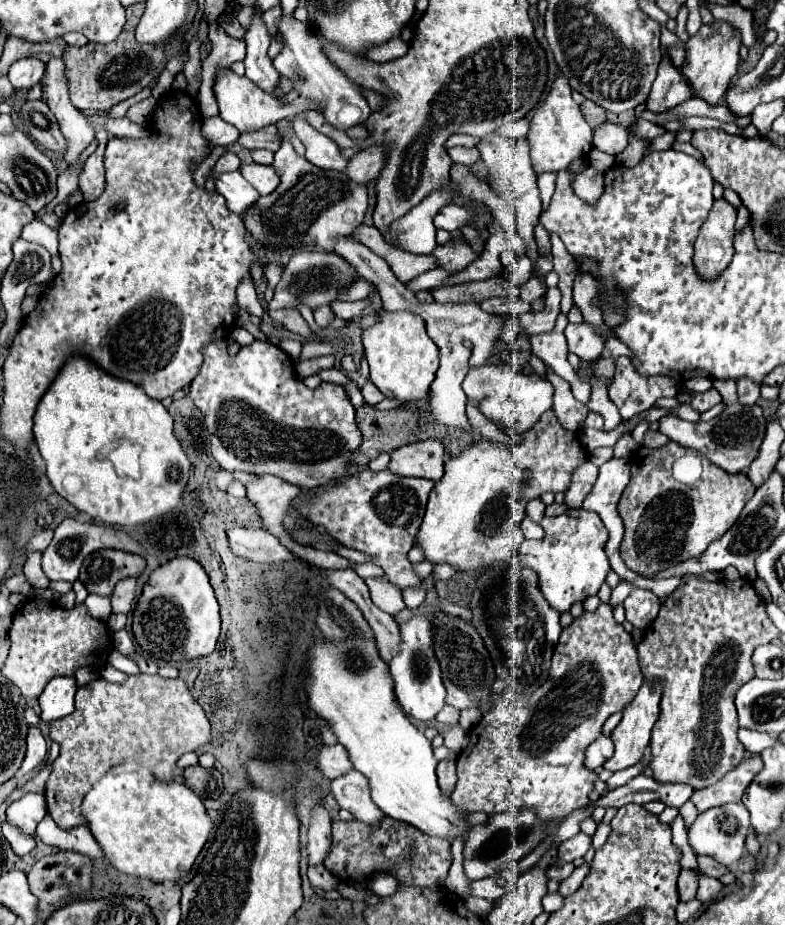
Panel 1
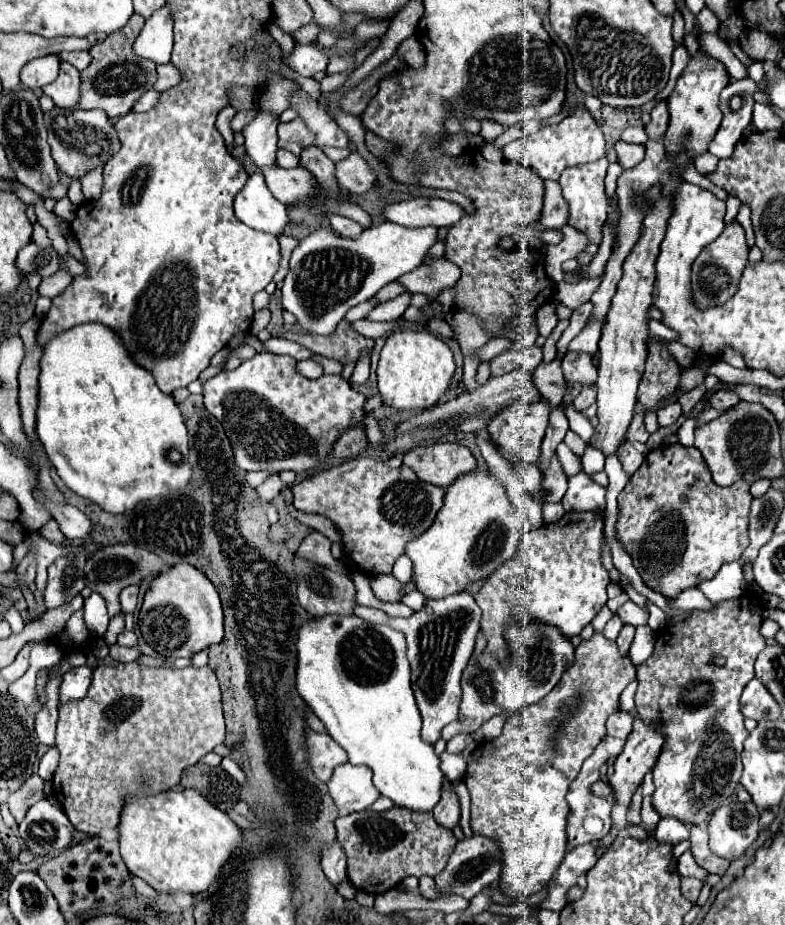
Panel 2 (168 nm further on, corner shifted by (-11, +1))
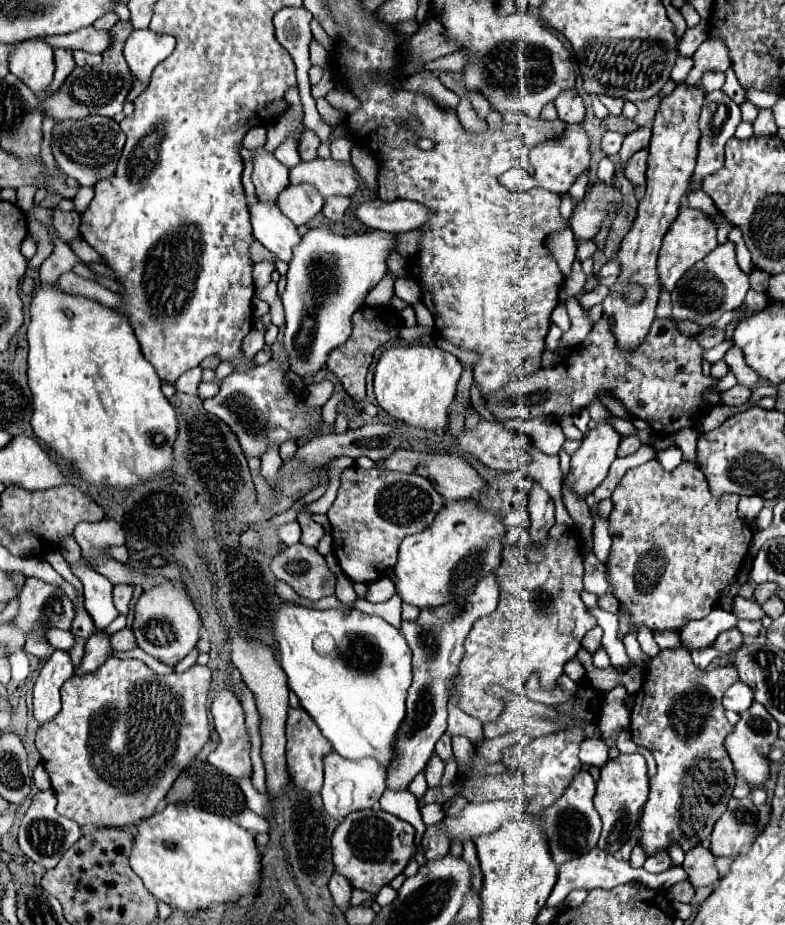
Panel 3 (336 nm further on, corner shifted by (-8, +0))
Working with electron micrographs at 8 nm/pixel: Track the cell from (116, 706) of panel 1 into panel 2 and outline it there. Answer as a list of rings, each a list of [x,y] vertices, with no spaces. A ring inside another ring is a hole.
[[[119,663],[117,667],[109,667],[109,665],[99,665],[93,671],[93,681],[91,687],[87,691],[87,697],[81,699],[79,703],[67,703],[59,709],[59,721],[57,721],[57,739],[55,739],[55,747],[61,753],[59,759],[59,767],[53,775],[53,795],[55,799],[61,803],[65,815],[69,817],[69,821],[73,823],[73,827],[77,831],[89,833],[89,835],[99,835],[101,829],[105,827],[117,827],[119,825],[119,813],[121,813],[121,805],[125,801],[127,795],[137,793],[137,787],[141,785],[141,781],[145,781],[145,787],[153,793],[159,791],[167,791],[179,785],[181,773],[199,763],[199,759],[203,755],[207,755],[209,751],[213,751],[215,745],[225,741],[225,719],[223,719],[223,709],[221,709],[221,691],[219,691],[219,681],[215,677],[215,673],[209,667],[185,667],[185,669],[151,669],[151,667],[139,667],[137,663]]]

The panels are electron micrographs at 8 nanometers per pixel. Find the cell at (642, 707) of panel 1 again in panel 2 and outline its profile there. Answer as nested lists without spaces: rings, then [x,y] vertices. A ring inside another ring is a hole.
[[[639,715],[633,719],[633,731],[629,733],[621,755],[615,759],[615,773],[609,779],[617,803],[629,805],[637,785],[655,765],[663,741],[665,737],[655,725],[645,723]]]

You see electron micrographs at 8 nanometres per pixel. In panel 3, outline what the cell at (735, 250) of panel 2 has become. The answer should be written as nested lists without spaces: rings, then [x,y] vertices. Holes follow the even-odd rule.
[[[732,242],[726,244],[718,244],[704,260],[700,260],[698,264],[694,264],[676,284],[676,288],[672,290],[672,318],[676,322],[682,320],[690,320],[696,322],[700,328],[712,328],[718,318],[728,312],[728,310],[736,310],[738,306],[744,304],[746,292],[750,290],[748,284],[748,276],[744,276],[736,264],[736,250]]]

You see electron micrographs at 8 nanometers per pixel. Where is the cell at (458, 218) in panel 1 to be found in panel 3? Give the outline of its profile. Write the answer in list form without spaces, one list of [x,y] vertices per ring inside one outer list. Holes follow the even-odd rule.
[[[370,200],[360,204],[354,210],[354,216],[368,226],[370,230],[384,230],[384,232],[408,232],[420,228],[430,212],[418,202],[410,200],[394,200],[394,202],[382,202],[382,200]]]

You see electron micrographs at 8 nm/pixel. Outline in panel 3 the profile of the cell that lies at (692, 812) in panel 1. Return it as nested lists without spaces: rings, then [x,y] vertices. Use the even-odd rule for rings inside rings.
[[[696,846],[686,852],[682,868],[688,874],[688,882],[694,888],[712,886],[720,878],[718,870],[714,866],[714,856],[710,854],[710,850],[706,850],[702,846]]]

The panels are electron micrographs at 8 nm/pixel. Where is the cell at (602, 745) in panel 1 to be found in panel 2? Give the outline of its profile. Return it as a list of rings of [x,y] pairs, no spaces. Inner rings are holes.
[[[605,737],[593,751],[593,755],[583,763],[581,773],[577,775],[577,779],[571,785],[571,791],[567,795],[569,807],[571,807],[571,817],[569,817],[569,825],[567,825],[567,835],[569,835],[569,845],[577,847],[577,845],[585,845],[591,841],[599,841],[609,833],[611,827],[611,803],[607,799],[599,799],[595,795],[591,795],[589,787],[599,779],[599,769],[601,765],[609,763],[609,759],[617,757],[623,749],[623,741],[615,739],[615,737]]]

